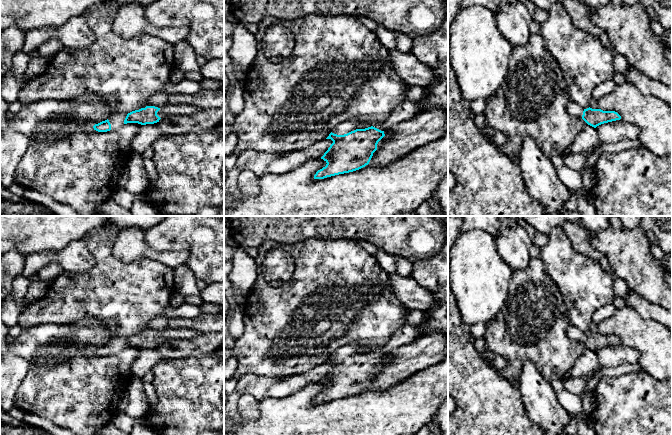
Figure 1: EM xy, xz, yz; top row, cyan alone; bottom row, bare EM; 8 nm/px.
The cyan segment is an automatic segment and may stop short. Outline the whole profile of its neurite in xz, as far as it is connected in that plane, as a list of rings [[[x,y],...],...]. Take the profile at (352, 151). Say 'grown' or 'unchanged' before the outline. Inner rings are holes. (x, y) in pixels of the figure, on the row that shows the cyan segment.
grown | [[[352,120],[334,126],[332,132],[326,139],[331,139],[333,143],[321,157],[327,164],[318,170],[314,179],[324,179],[327,177],[344,174],[359,170],[369,164],[373,153],[377,150],[378,142],[385,136],[381,123],[373,124],[365,129],[358,129],[360,120]]]

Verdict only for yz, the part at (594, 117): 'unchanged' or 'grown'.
grown

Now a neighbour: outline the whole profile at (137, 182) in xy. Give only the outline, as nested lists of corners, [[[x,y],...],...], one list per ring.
[[[133,153],[127,165],[129,178],[124,188],[133,195],[145,193],[149,185],[143,160],[144,155]]]

